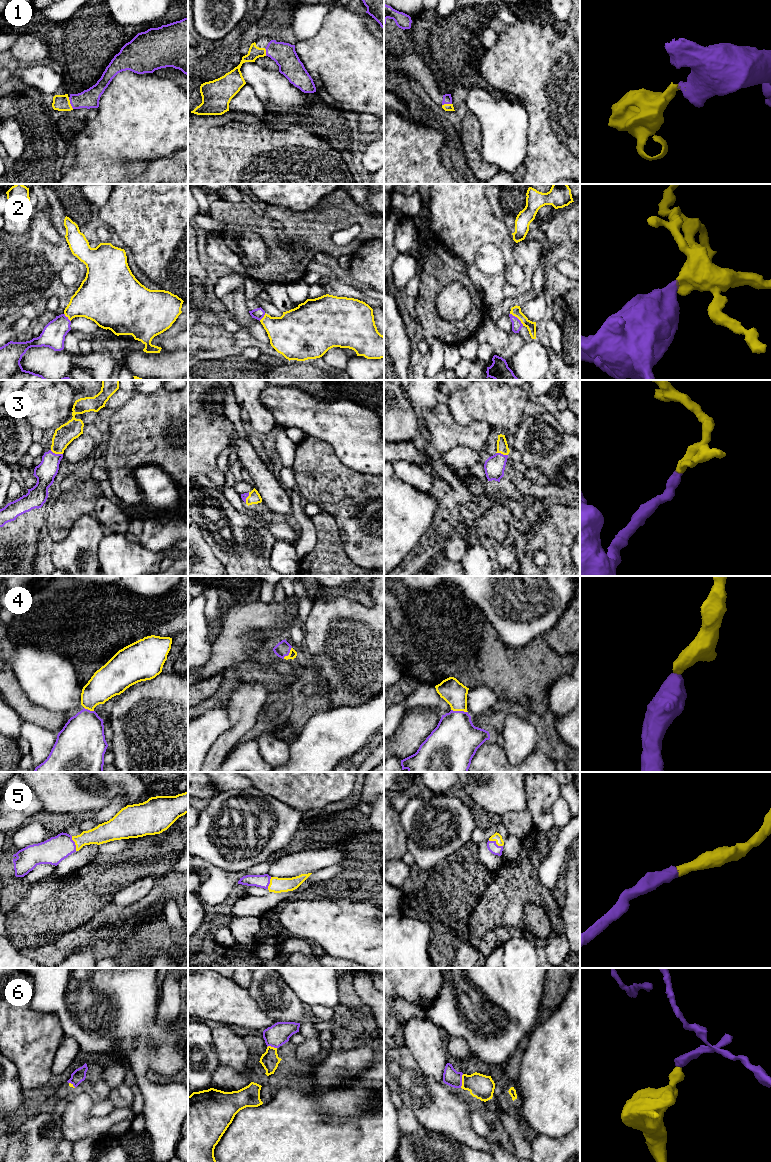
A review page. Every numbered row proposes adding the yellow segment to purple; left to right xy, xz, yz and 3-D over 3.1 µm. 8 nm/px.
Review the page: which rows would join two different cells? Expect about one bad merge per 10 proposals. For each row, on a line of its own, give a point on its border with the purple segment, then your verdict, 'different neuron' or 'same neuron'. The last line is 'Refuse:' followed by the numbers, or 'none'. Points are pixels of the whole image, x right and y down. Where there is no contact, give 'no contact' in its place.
1: contact xy (70, 103); same neuron
2: contact yz (517, 318); same neuron
3: contact xy (56, 454); same neuron
4: contact yz (459, 711); same neuron
5: contact yz (495, 842); same neuron
6: contact yz (461, 1081); same neuron
Refuse: none

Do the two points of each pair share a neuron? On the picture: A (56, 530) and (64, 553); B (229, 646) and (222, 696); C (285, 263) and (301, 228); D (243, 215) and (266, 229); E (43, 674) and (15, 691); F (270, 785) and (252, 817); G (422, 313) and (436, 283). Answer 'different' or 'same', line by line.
A: different
B: different
C: same
D: same
E: different
F: different
G: same

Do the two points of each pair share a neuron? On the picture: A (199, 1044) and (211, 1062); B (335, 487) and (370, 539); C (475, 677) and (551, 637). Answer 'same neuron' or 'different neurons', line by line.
A: same neuron
B: same neuron
C: different neurons

